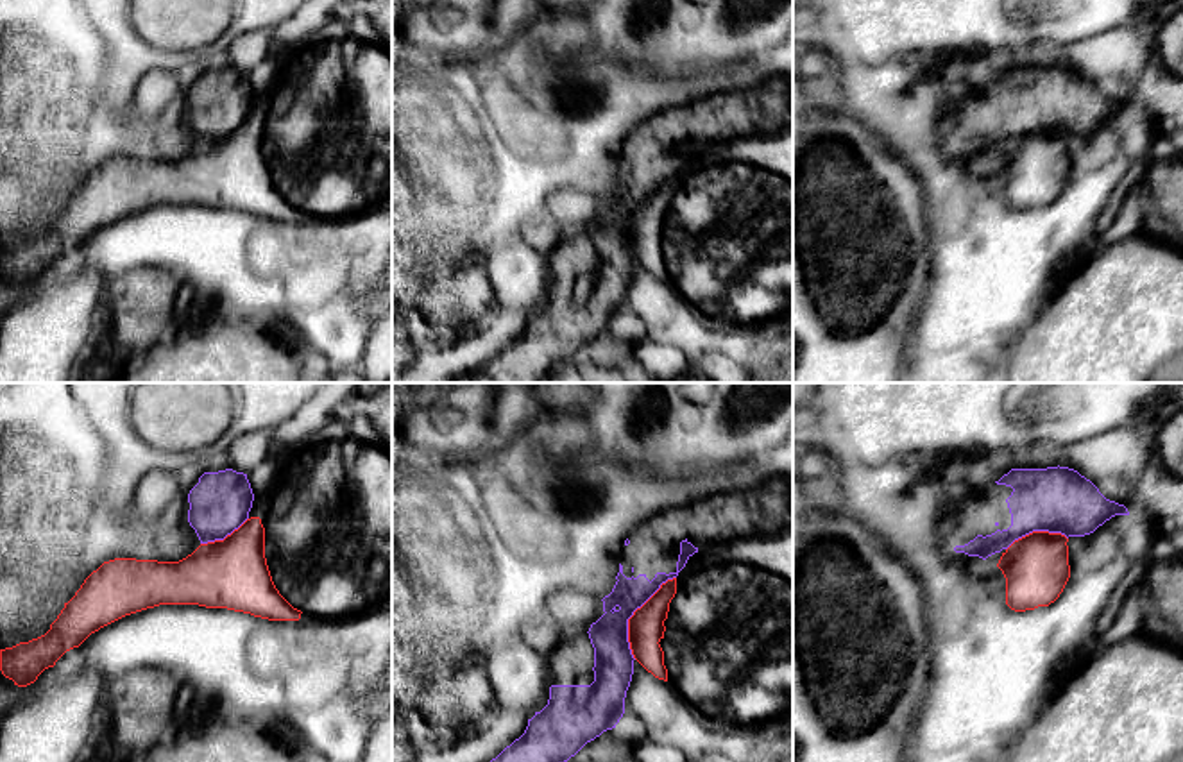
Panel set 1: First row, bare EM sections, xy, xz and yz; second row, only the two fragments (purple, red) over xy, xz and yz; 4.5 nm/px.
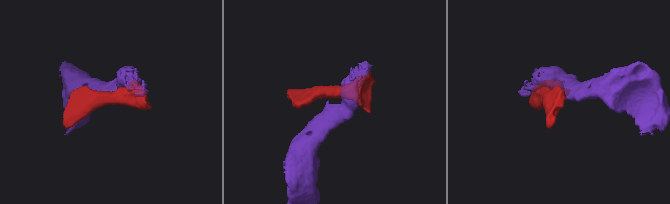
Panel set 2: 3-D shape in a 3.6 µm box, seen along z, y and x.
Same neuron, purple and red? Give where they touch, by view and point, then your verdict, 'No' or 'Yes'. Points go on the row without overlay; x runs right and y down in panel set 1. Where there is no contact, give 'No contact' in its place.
Touches purple at xz (632, 213). No

